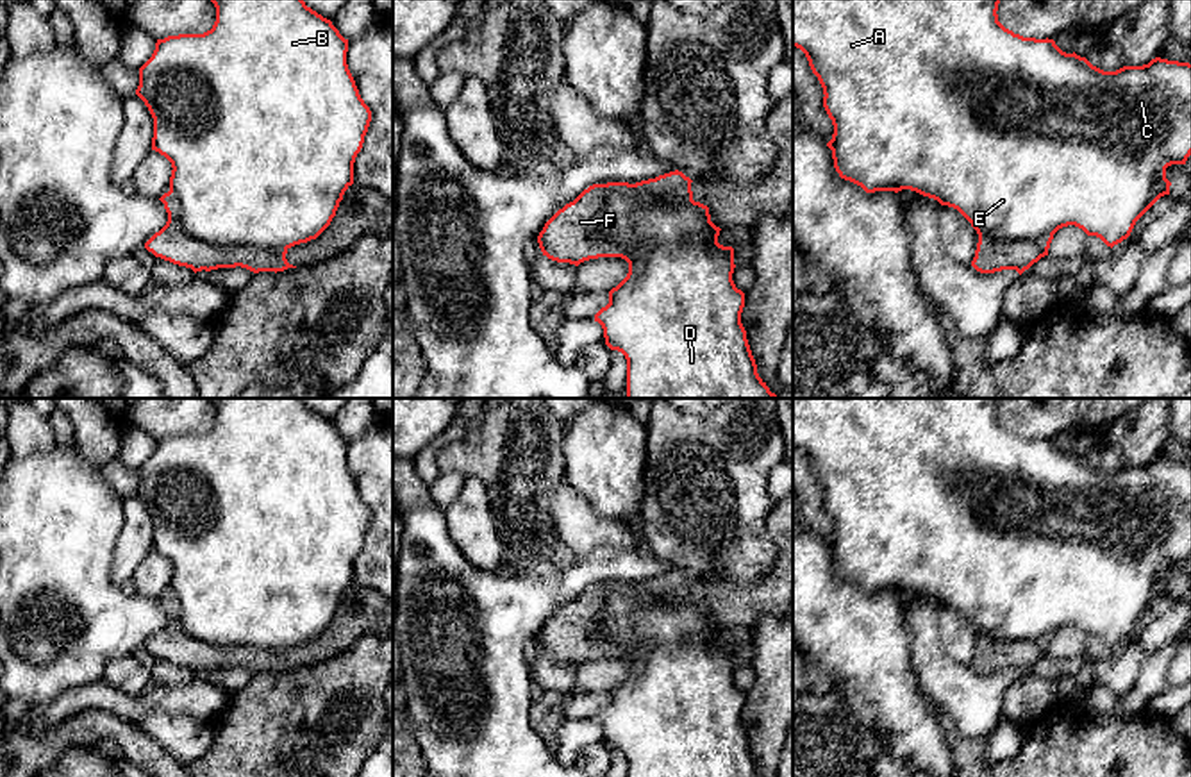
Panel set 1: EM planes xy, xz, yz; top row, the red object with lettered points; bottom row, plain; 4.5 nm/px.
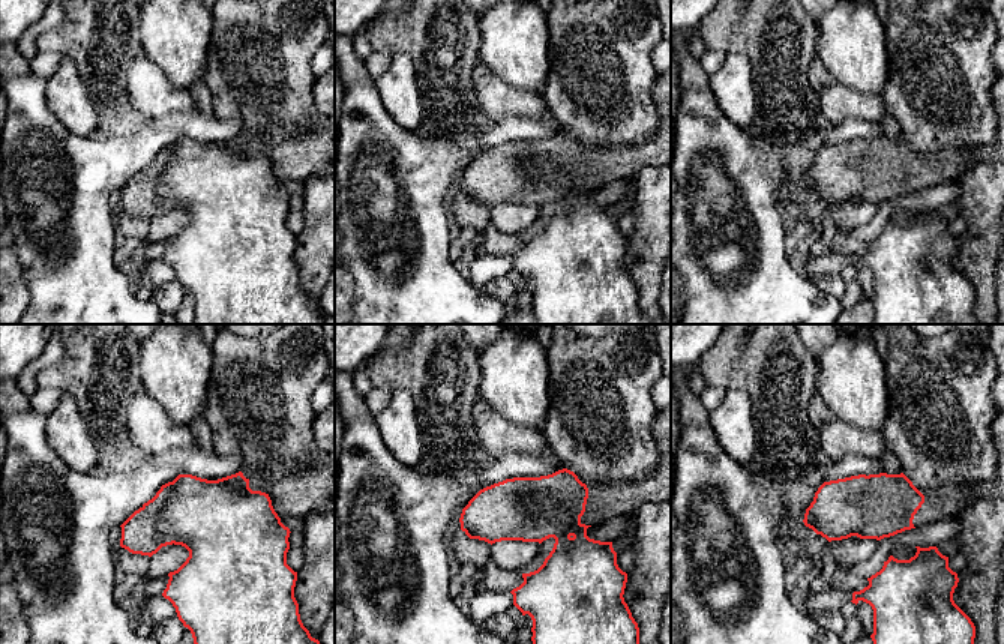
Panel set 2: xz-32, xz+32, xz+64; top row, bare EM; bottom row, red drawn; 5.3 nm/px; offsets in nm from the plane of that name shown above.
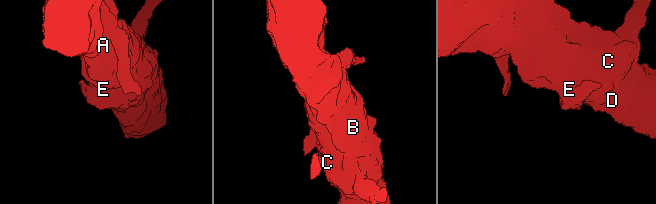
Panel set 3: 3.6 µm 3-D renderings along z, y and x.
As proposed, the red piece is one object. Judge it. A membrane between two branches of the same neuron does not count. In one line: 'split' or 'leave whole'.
split

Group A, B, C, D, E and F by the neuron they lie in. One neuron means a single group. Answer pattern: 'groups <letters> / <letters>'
groups A B C D E / F

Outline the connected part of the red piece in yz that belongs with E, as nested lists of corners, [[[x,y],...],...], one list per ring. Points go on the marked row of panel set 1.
[[[793,0],[793,46],[800,48],[823,88],[823,107],[834,134],[827,146],[841,179],[866,193],[911,189],[957,209],[977,230],[996,239],[1020,241],[1055,234],[1075,225],[1107,246],[1127,239],[1136,221],[1164,195],[1171,182],[1166,168],[1191,155],[1191,64],[1155,57],[1143,66],[1104,71],[1086,57],[1062,52],[1054,39],[1023,38],[998,21],[1000,0]]]

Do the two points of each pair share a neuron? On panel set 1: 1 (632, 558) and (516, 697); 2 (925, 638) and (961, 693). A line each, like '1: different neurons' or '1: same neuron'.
1: same neuron
2: same neuron

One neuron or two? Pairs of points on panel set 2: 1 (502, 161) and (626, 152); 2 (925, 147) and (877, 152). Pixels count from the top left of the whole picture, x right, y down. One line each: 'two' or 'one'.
1: one
2: two

